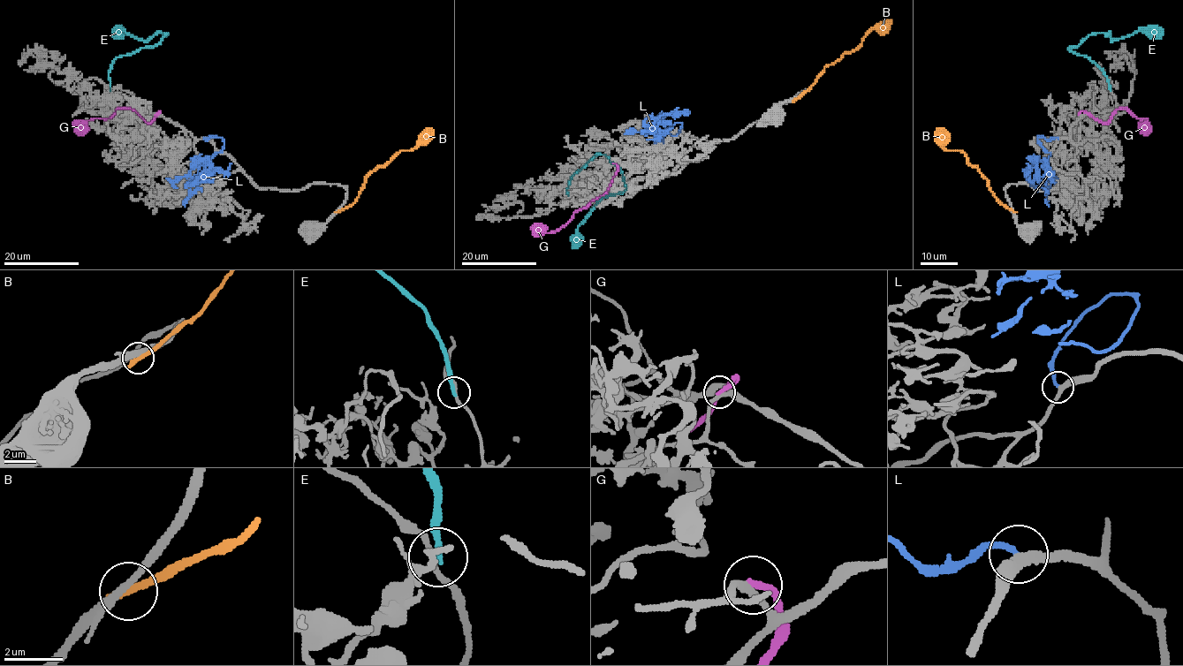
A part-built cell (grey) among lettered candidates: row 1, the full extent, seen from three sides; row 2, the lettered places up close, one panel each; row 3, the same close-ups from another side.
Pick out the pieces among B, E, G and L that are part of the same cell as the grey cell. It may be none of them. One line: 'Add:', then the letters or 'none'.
Add: L

